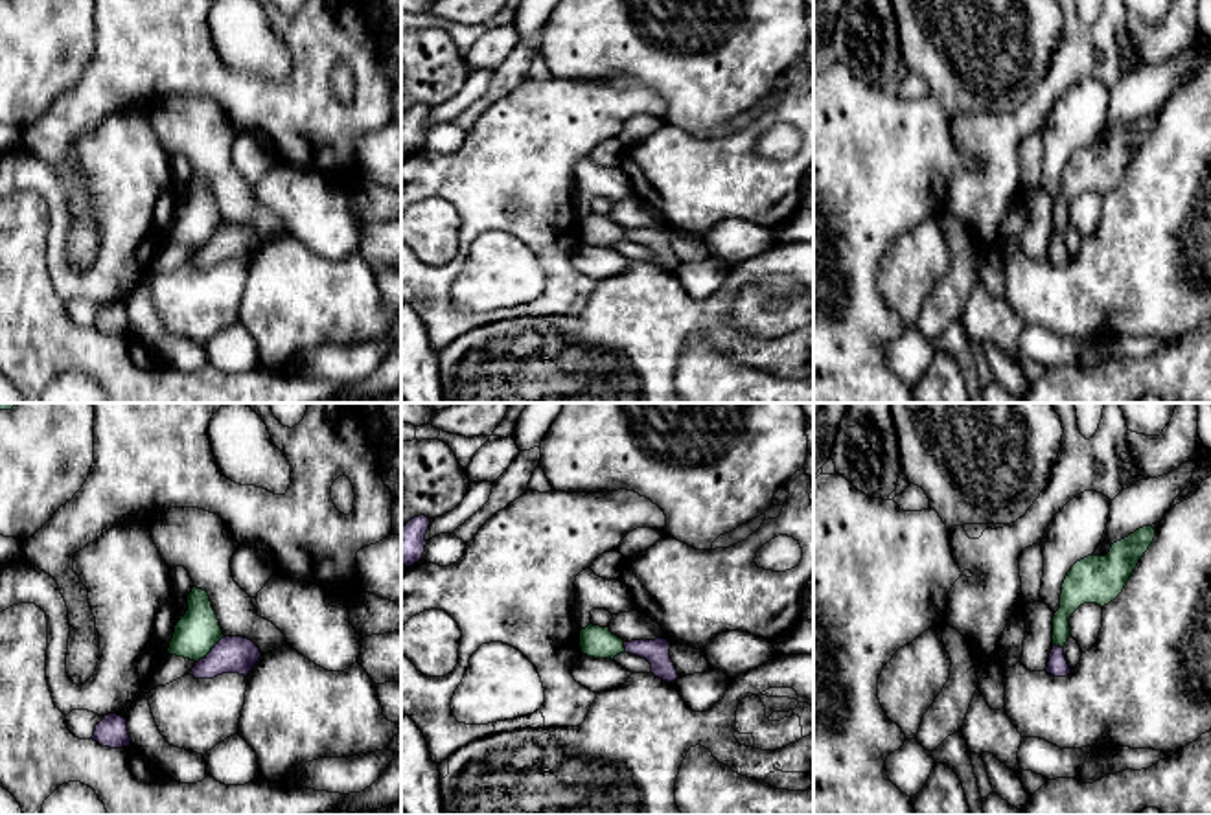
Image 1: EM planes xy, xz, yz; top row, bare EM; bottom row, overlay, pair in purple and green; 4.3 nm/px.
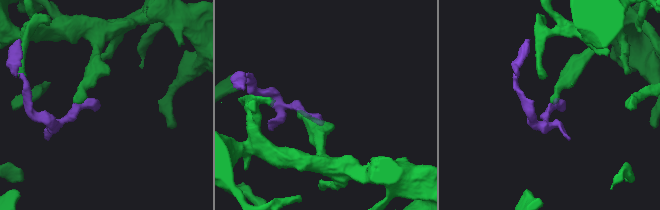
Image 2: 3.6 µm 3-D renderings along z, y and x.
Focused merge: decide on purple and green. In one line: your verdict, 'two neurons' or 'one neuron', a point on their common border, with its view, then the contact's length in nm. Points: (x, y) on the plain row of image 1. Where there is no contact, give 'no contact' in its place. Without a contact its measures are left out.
two neurons; meets purple in xy at (212, 238); contact 180 nm long

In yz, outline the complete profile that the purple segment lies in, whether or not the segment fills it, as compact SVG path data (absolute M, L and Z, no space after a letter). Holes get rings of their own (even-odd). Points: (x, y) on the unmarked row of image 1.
M1053 234L1045 259L1055 265L1066 265L1071 261L1071 256L1064 243L1064 235Z

